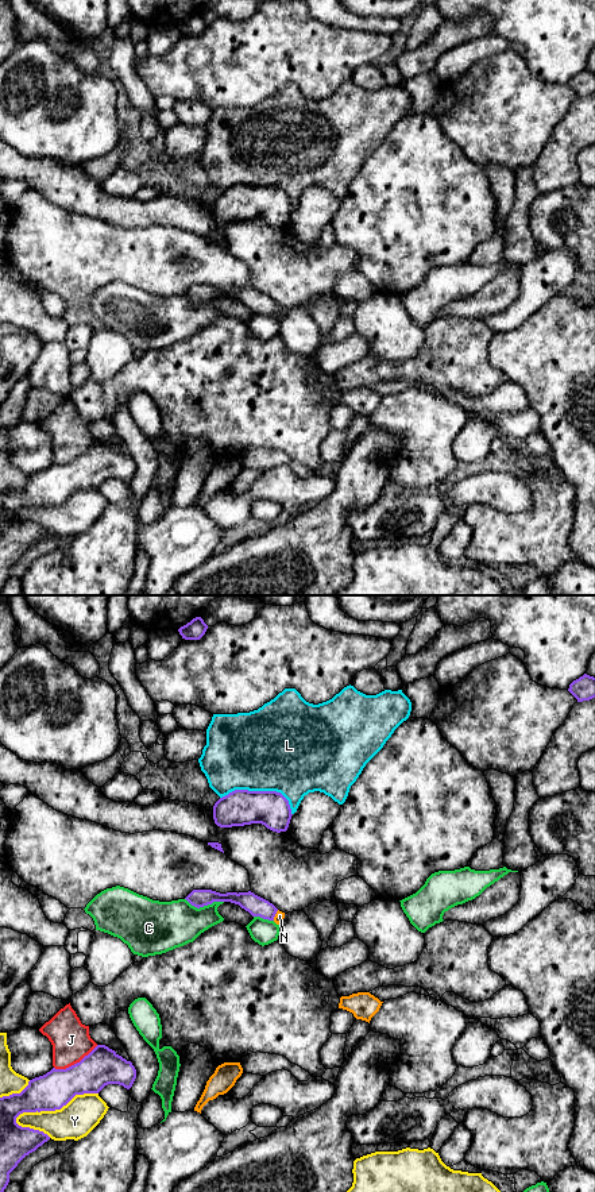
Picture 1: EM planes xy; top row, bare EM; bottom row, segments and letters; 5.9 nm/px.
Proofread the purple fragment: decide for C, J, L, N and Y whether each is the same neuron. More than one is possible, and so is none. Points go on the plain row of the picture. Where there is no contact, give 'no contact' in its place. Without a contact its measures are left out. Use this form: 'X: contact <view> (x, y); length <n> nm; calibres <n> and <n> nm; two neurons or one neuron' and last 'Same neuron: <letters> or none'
C: contact xy (204, 300); length 240 nm; calibres 110 and 280 nm; two neurons
J: contact xy (77, 458); length 300 nm; calibres 220 and 240 nm; two neurons
L: contact xy (261, 186); length 440 nm; calibres 220 and 480 nm; two neurons
N: contact xy (274, 311); length 70 nm; calibres 120 and 60 nm; one neuron
Y: contact xy (54, 505); length 550 nm; calibres 220 and 220 nm; two neurons
Same neuron: N

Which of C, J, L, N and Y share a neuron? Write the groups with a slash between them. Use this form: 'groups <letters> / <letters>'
groups C / J / L / N / Y

